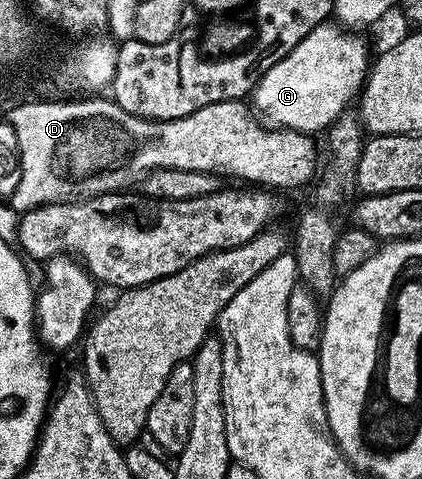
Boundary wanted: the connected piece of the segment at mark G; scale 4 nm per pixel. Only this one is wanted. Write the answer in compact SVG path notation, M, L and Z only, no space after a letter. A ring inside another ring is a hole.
M338 25L330 26L312 29L304 41L284 58L273 60L263 70L267 71L257 76L252 107L260 115L262 111L261 118L267 124L307 133L325 132L347 110L350 98L352 101L361 92L372 55L366 52L366 43L358 36L361 34Z

